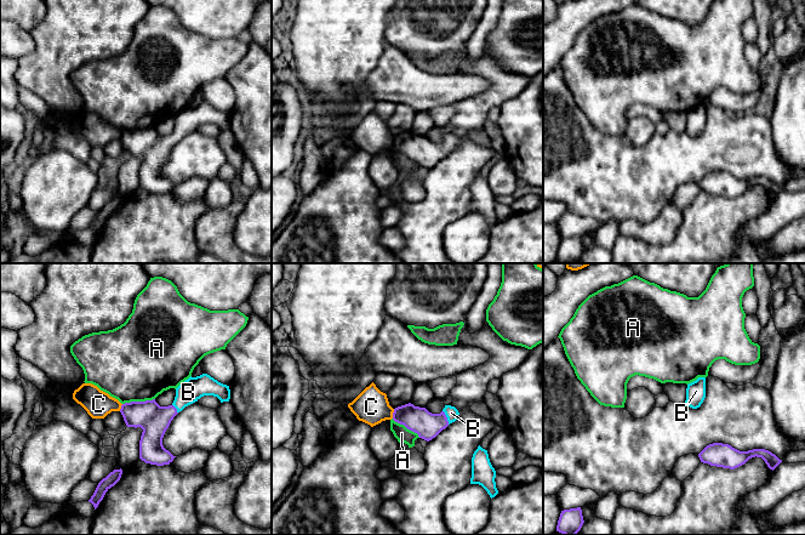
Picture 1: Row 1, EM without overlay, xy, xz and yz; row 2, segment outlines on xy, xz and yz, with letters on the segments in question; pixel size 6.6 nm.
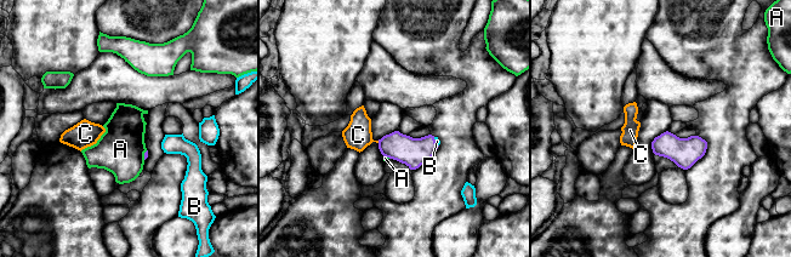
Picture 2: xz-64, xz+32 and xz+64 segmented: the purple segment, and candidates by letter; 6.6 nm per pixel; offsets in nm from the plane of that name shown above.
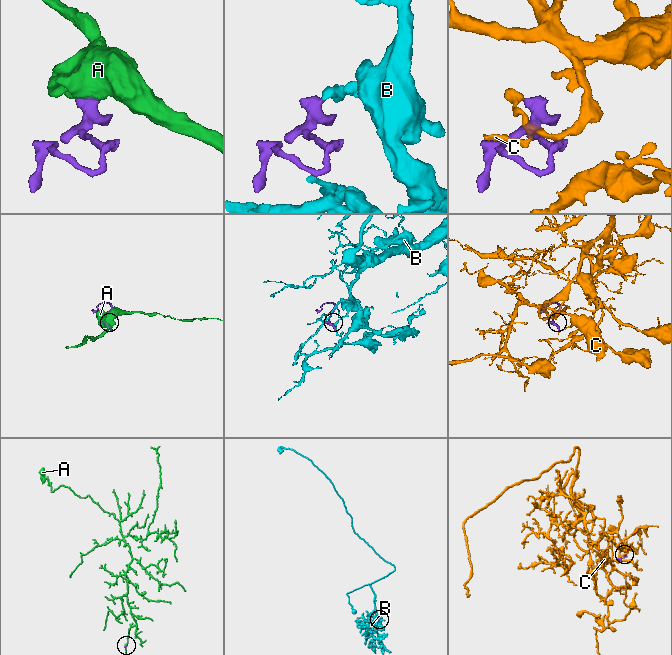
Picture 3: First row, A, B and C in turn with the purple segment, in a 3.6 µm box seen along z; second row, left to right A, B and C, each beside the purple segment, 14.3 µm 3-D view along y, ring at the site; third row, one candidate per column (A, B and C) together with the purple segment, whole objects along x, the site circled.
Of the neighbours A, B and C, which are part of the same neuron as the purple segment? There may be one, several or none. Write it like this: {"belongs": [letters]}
{"belongs": ["B"]}

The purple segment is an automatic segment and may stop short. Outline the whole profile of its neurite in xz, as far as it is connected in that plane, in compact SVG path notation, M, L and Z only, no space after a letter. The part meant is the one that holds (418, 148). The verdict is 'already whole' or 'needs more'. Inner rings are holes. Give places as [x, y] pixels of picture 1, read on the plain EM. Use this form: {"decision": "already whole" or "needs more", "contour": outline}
{"decision": "needs more", "contour": "M409 131L394 137L393 148L429 170L455 150L458 143L458 138L451 133L445 133L440 142L432 142L426 136Z"}

